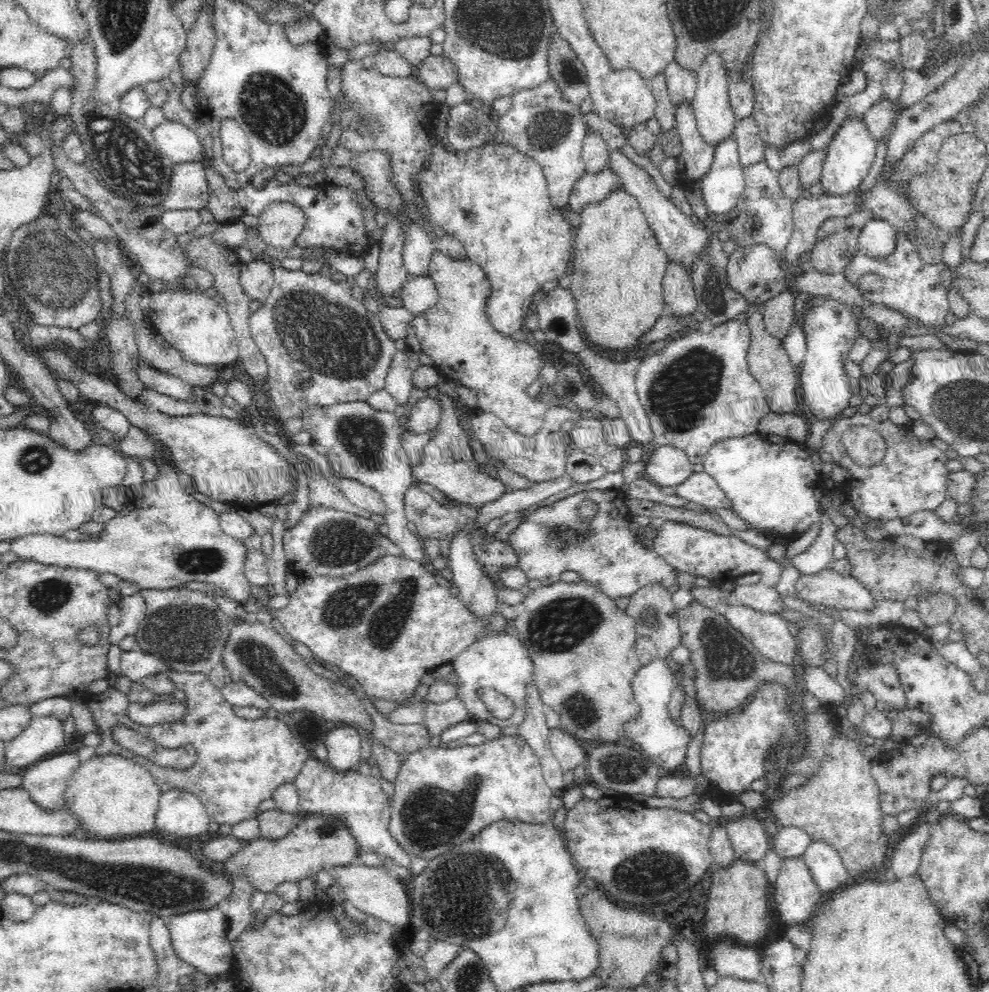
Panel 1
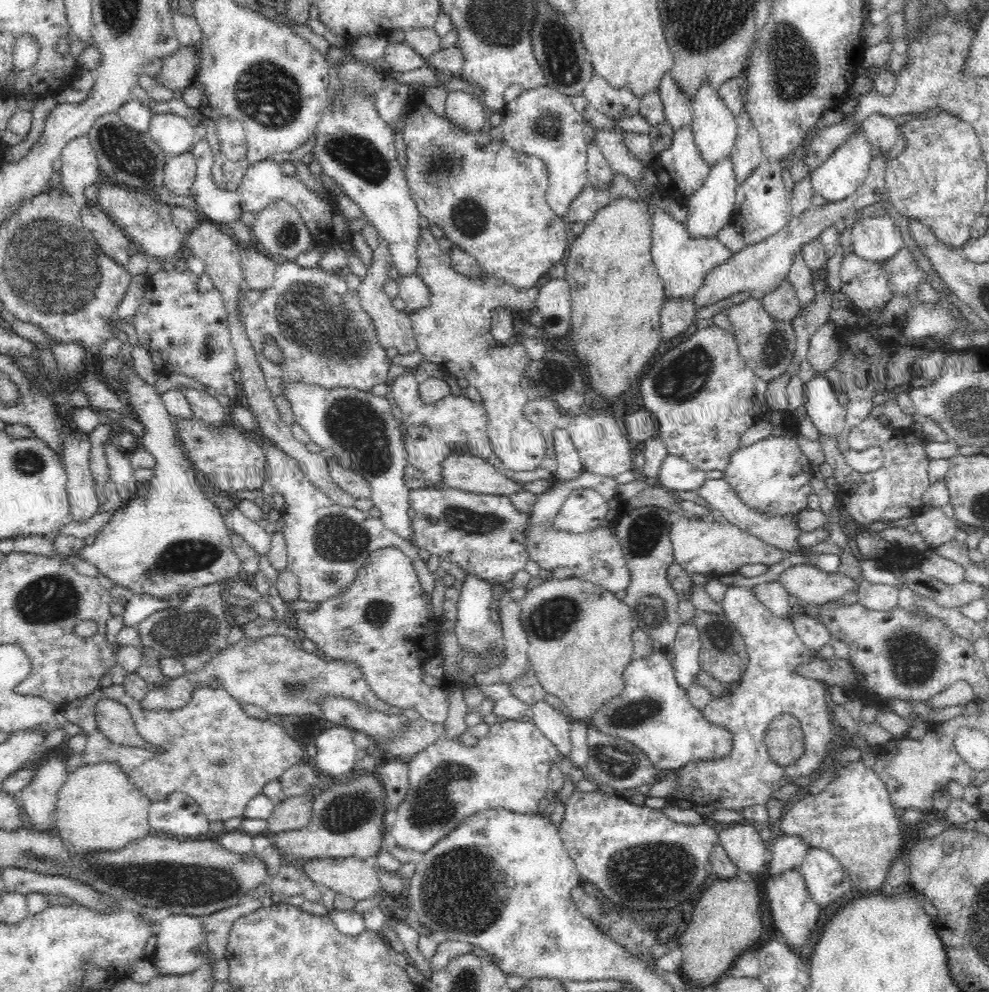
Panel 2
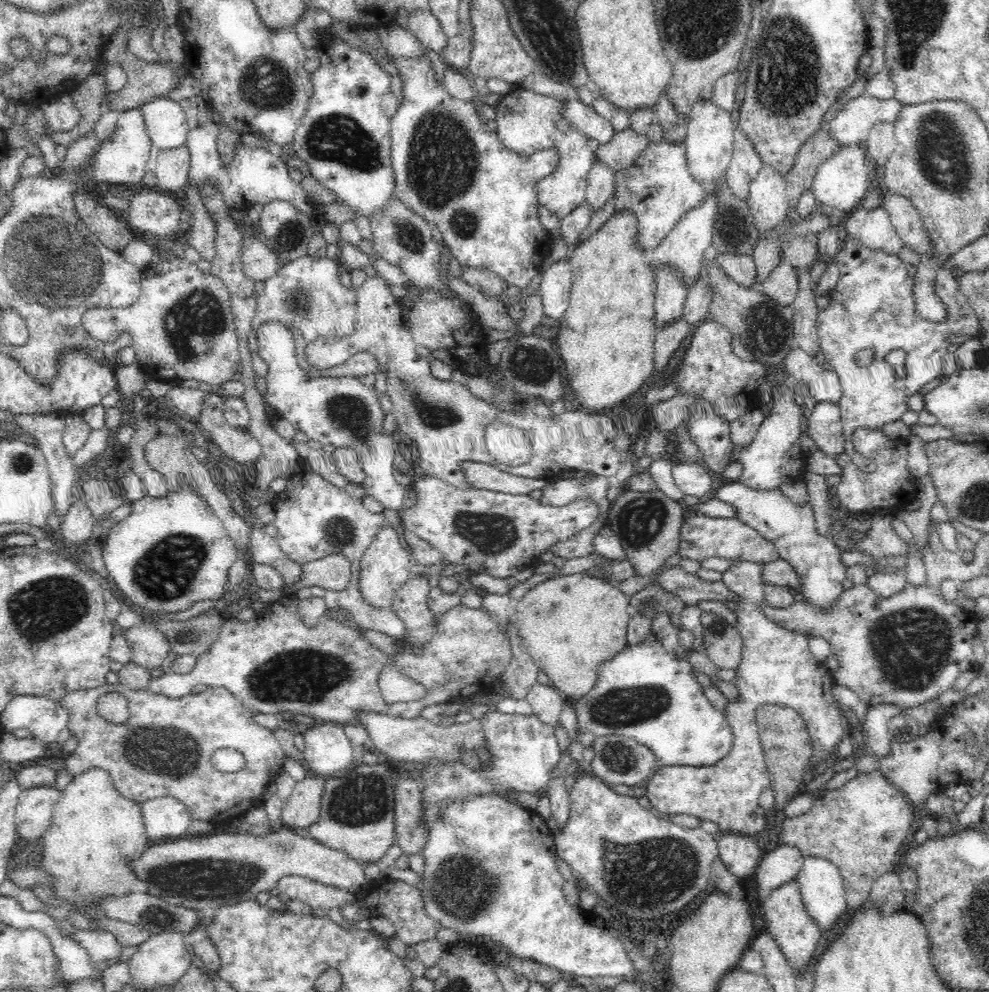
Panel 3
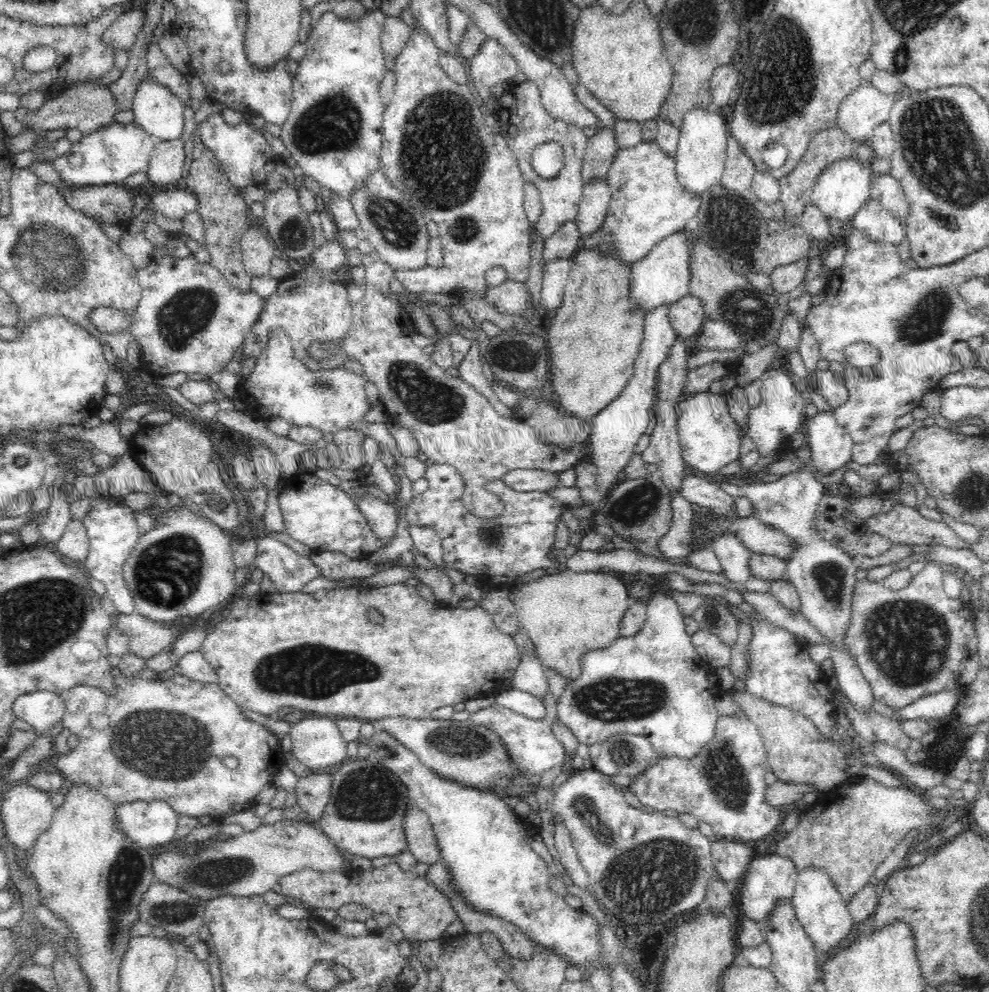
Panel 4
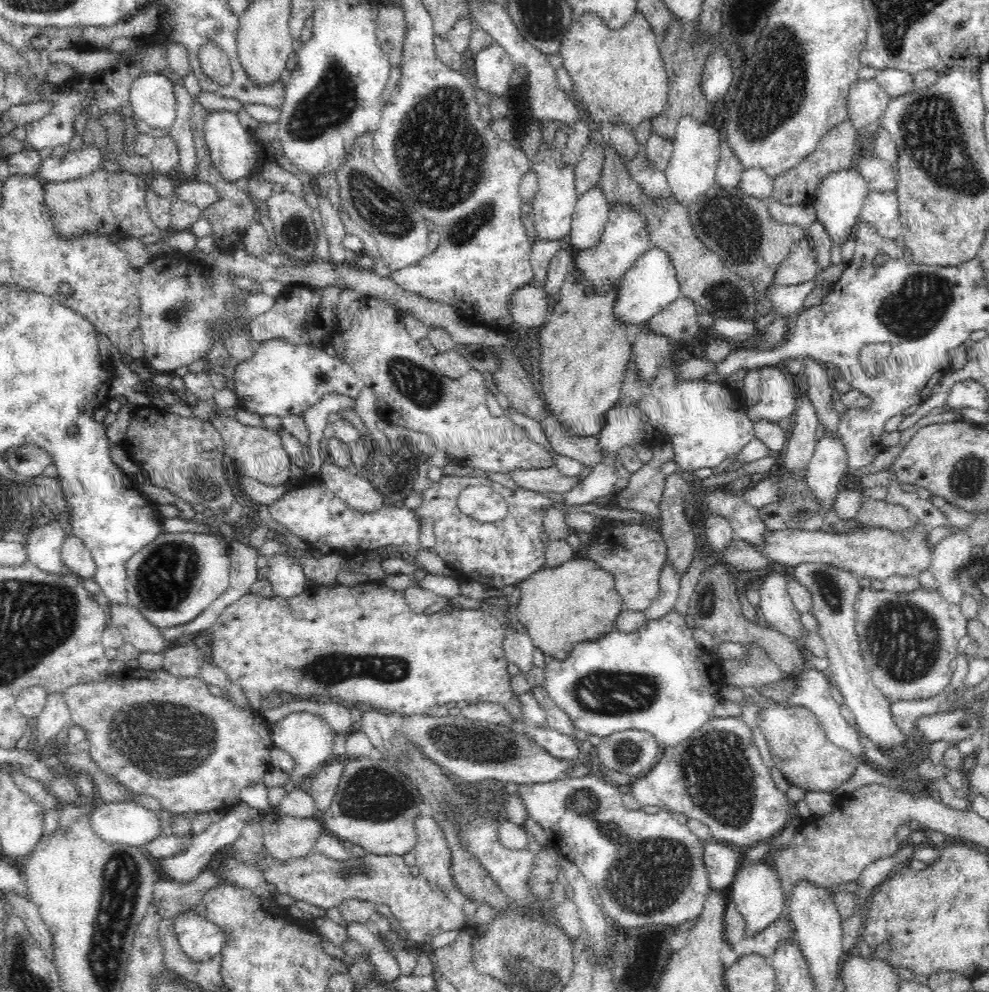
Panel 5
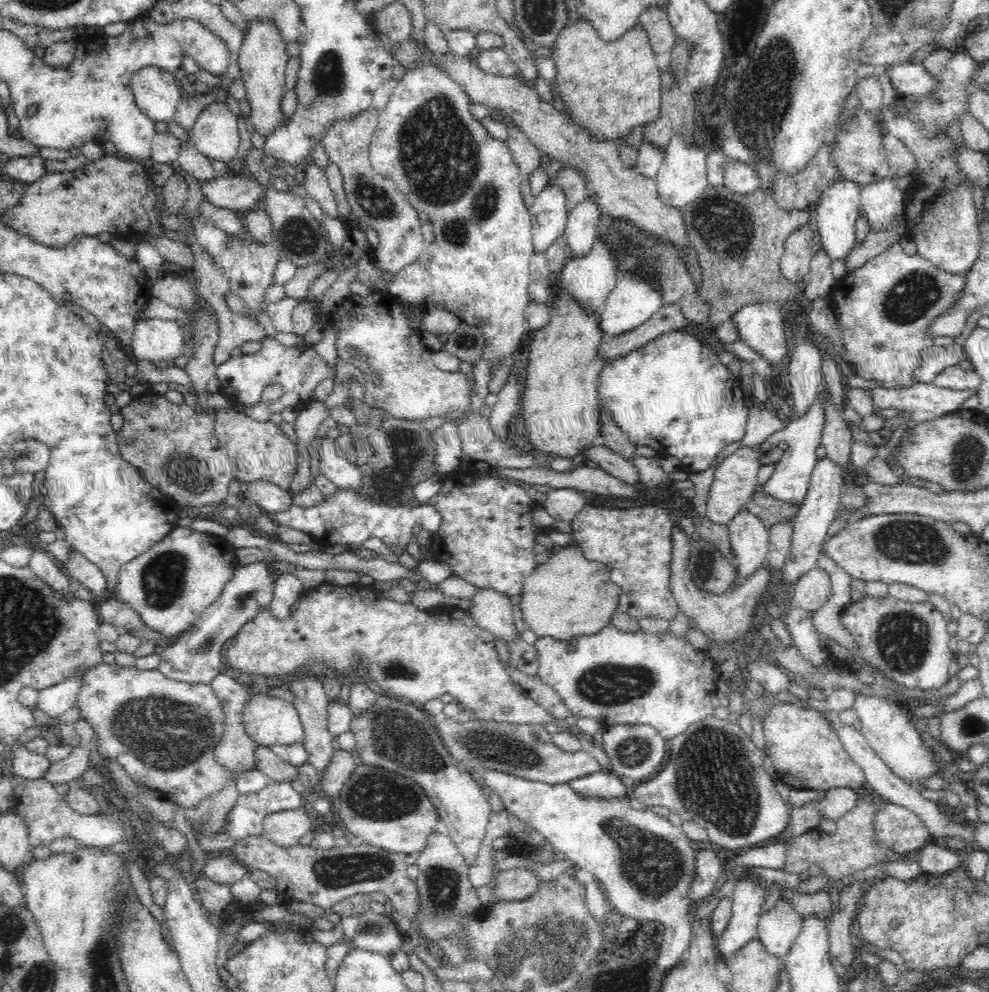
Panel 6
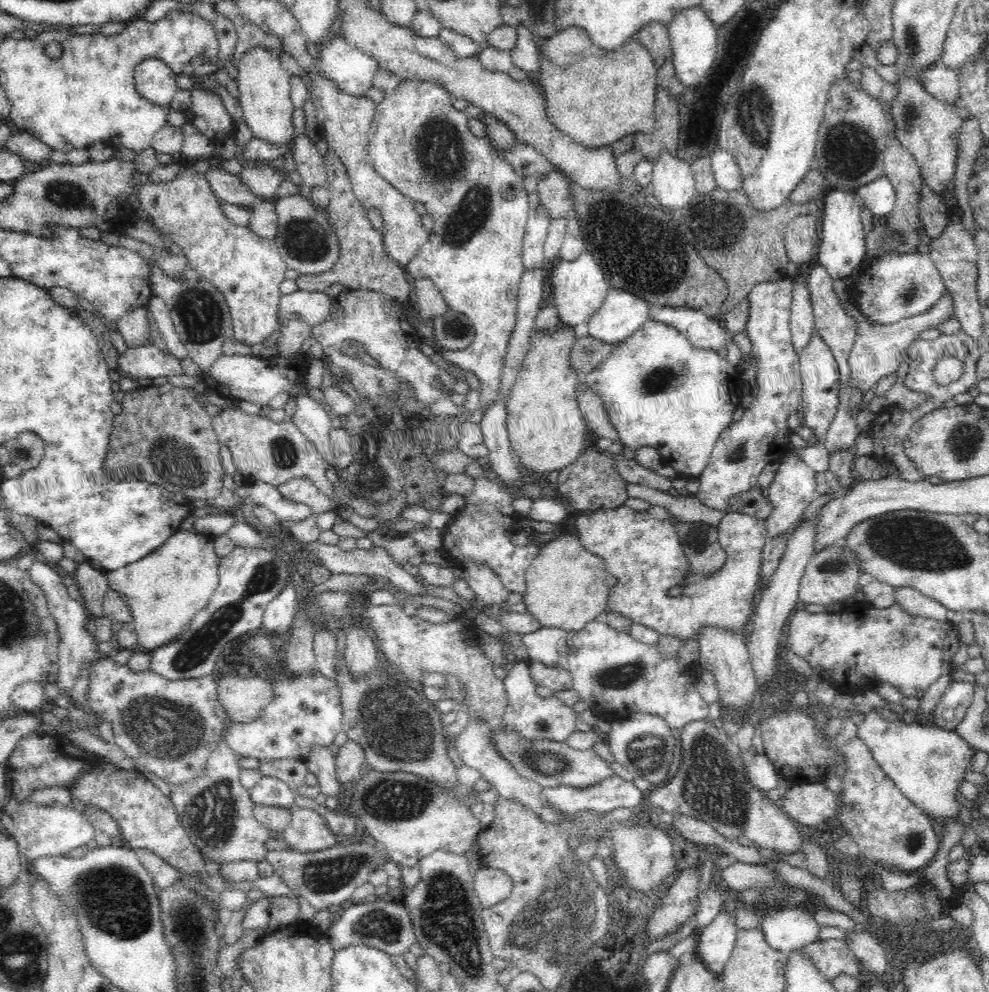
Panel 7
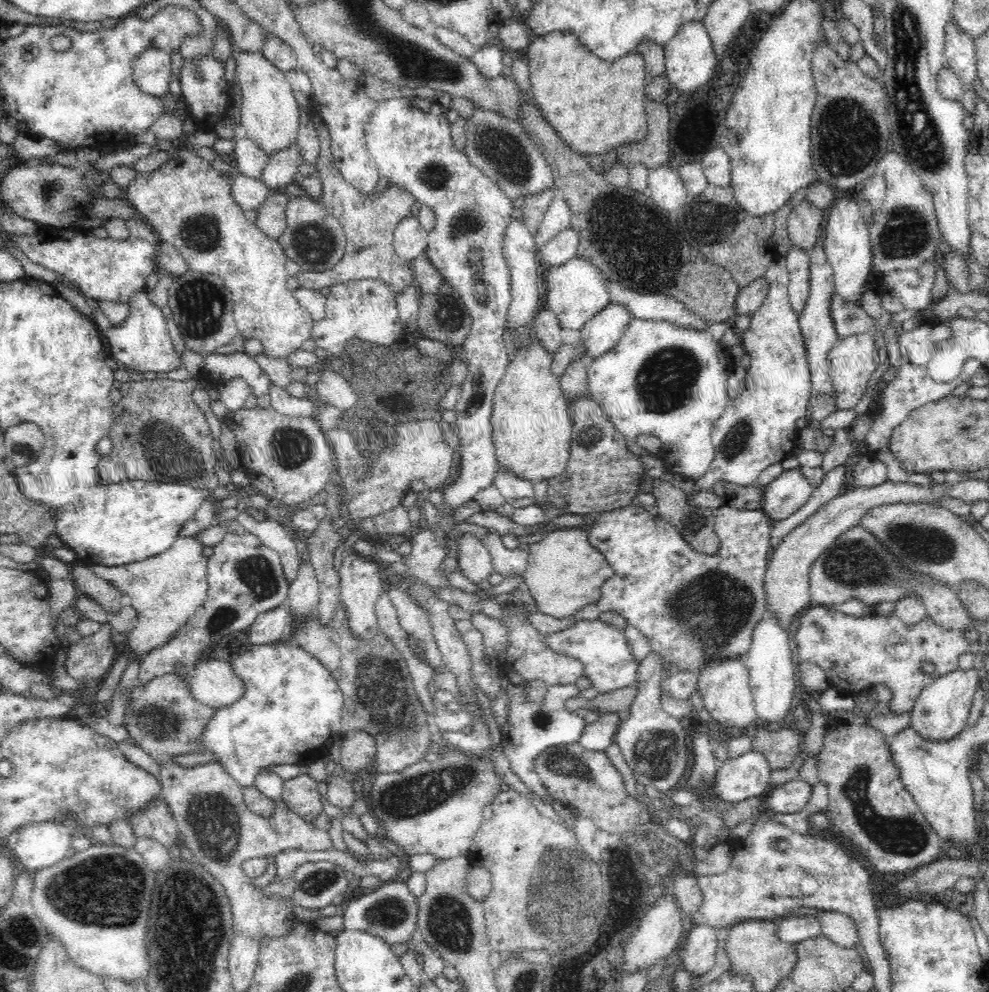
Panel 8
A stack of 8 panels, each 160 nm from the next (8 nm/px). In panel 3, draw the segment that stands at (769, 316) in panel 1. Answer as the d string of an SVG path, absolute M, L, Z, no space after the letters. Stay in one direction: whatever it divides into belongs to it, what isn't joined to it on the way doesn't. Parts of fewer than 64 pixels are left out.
M781 262L766 280L760 283L759 289L774 302L792 307L799 289L798 275L799 270L796 267Z

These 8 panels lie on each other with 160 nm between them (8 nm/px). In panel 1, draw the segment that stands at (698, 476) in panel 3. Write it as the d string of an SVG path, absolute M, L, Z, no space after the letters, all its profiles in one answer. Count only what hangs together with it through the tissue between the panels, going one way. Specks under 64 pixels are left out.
M660 446L645 463L643 476L650 482L663 486L678 486L694 472L694 463L676 446Z

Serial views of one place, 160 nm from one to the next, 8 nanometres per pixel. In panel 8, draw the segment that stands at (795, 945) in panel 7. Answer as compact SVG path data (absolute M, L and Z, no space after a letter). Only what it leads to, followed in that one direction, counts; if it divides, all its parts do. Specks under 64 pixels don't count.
M812 915L786 916L775 920L778 938L788 944L796 944L822 934L818 919Z

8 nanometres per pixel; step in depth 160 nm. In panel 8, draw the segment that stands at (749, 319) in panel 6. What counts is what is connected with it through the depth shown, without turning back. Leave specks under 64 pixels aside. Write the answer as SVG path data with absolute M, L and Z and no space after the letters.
M778 254L763 276L768 281L768 294L760 309L753 314L749 327L741 338L745 353L752 358L746 371L743 392L736 399L729 400L722 416L716 420L712 428L711 442L715 449L715 457L708 470L695 480L695 492L714 492L714 486L720 480L738 486L757 484L756 478L762 470L766 470L770 464L781 463L784 458L793 456L793 452L798 448L799 429L796 427L796 420L805 416L809 406L811 374L799 319L794 315L789 300L788 273L787 259Z

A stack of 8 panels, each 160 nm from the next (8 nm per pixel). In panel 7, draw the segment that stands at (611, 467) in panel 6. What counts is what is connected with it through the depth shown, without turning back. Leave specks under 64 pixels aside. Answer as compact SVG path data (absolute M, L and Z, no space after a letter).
M616 454L613 456L613 461L615 470L628 483L643 484L666 492L673 488L672 478L662 477L655 470L644 468L644 465L640 464L635 458L628 460L624 455Z

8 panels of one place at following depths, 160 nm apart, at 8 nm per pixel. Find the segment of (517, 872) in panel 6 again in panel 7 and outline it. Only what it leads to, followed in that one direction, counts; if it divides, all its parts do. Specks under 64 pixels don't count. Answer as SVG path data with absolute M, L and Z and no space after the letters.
M490 867L478 868L473 872L473 877L474 890L483 908L498 904L512 892L510 880L504 871Z

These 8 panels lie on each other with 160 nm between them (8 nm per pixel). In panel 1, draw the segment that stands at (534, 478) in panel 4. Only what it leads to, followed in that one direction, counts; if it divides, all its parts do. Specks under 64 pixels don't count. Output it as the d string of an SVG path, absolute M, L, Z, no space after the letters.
M450 398L440 400L442 402L442 414L433 432L431 439L422 450L422 460L419 465L411 466L413 482L419 480L424 484L432 484L434 488L443 492L445 496L460 504L471 504L472 506L483 505L498 500L504 493L508 492L504 483L496 477L486 473L486 470L477 468L478 462L474 460L474 449L470 446L466 432L458 419L458 413L454 402Z

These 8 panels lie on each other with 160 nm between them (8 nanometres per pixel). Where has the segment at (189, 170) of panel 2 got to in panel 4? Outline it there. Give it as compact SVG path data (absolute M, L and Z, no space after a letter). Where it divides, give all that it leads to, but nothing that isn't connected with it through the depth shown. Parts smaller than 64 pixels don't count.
M182 139L155 141L155 149L153 150L147 171L149 180L154 184L163 184L164 188L174 187L183 178L182 172L184 172L184 164L186 164L185 158Z

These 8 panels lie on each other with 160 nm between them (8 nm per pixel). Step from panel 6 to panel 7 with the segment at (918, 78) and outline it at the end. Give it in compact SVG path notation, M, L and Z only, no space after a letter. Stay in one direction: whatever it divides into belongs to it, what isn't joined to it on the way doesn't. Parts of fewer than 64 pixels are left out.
M934 63L928 67L919 76L919 83L940 102L954 103L959 98L958 74L944 64Z

